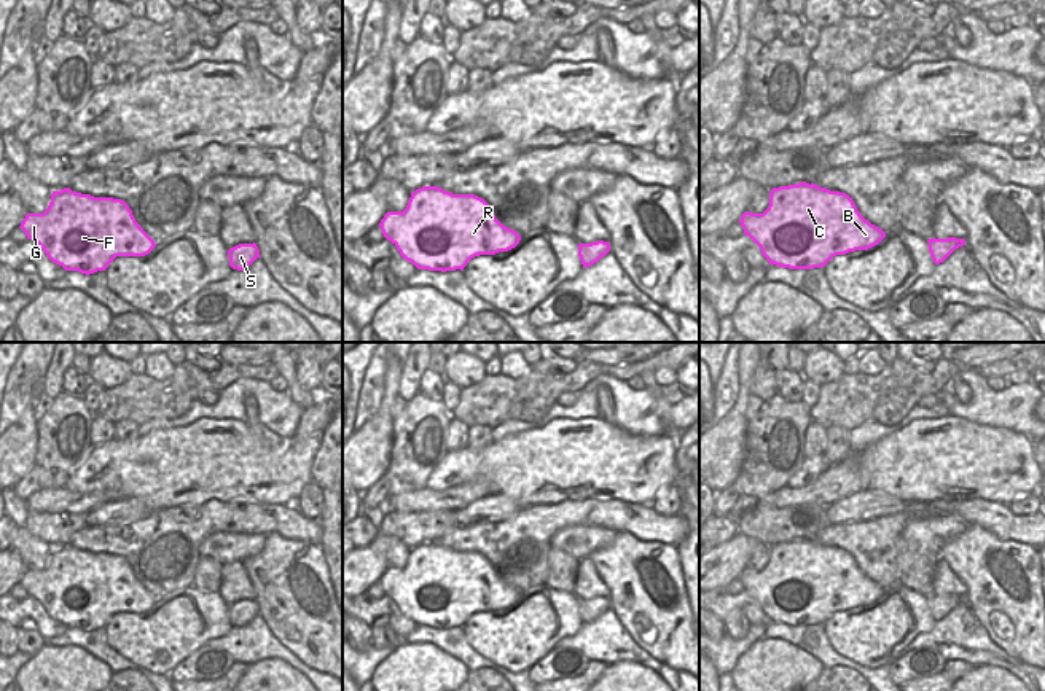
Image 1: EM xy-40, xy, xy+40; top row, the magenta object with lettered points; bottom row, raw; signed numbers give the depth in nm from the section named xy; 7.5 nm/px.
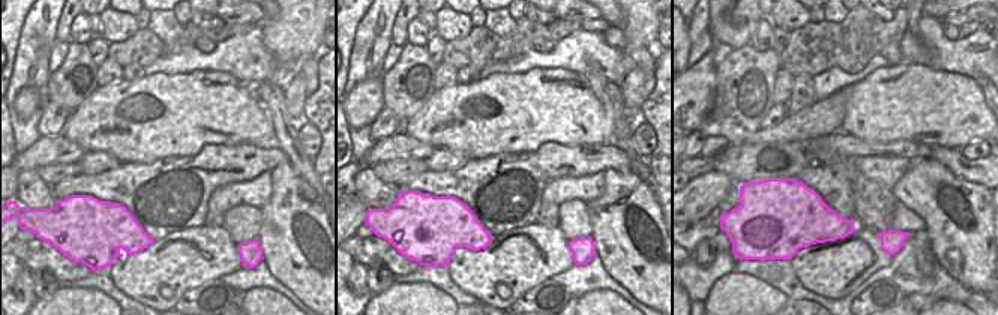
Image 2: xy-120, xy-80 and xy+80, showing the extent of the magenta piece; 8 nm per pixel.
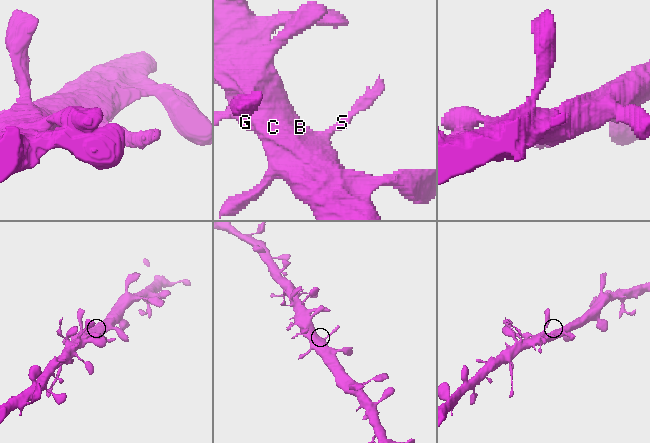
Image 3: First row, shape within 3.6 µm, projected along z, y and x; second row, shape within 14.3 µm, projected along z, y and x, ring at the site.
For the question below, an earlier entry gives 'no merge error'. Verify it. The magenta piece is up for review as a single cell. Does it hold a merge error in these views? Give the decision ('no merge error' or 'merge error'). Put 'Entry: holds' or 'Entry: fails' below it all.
no merge error
Entry: holds

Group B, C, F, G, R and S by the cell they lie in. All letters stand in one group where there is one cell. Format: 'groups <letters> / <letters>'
groups B C F G R S

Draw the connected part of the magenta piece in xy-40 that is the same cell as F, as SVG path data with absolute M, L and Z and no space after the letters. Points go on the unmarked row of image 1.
M70 545L53 548L48 565L43 570L27 570L19 584L53 619L86 632L105 627L116 613L145 613L156 603L124 557L94 554Z

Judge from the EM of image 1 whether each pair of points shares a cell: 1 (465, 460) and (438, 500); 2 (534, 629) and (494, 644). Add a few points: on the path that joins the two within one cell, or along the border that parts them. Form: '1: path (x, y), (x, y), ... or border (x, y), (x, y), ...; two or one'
1: border (481, 475), (440, 491), (426, 487); two
2: path (524, 632), (516, 637), (504, 637); one

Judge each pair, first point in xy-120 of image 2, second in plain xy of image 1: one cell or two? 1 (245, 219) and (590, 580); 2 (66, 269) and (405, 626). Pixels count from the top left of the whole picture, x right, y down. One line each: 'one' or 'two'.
1: one
2: one

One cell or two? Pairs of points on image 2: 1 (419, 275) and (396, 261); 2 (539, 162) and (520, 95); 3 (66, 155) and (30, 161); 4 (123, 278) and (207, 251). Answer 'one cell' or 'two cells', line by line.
1: two cells
2: two cells
3: one cell
4: one cell

